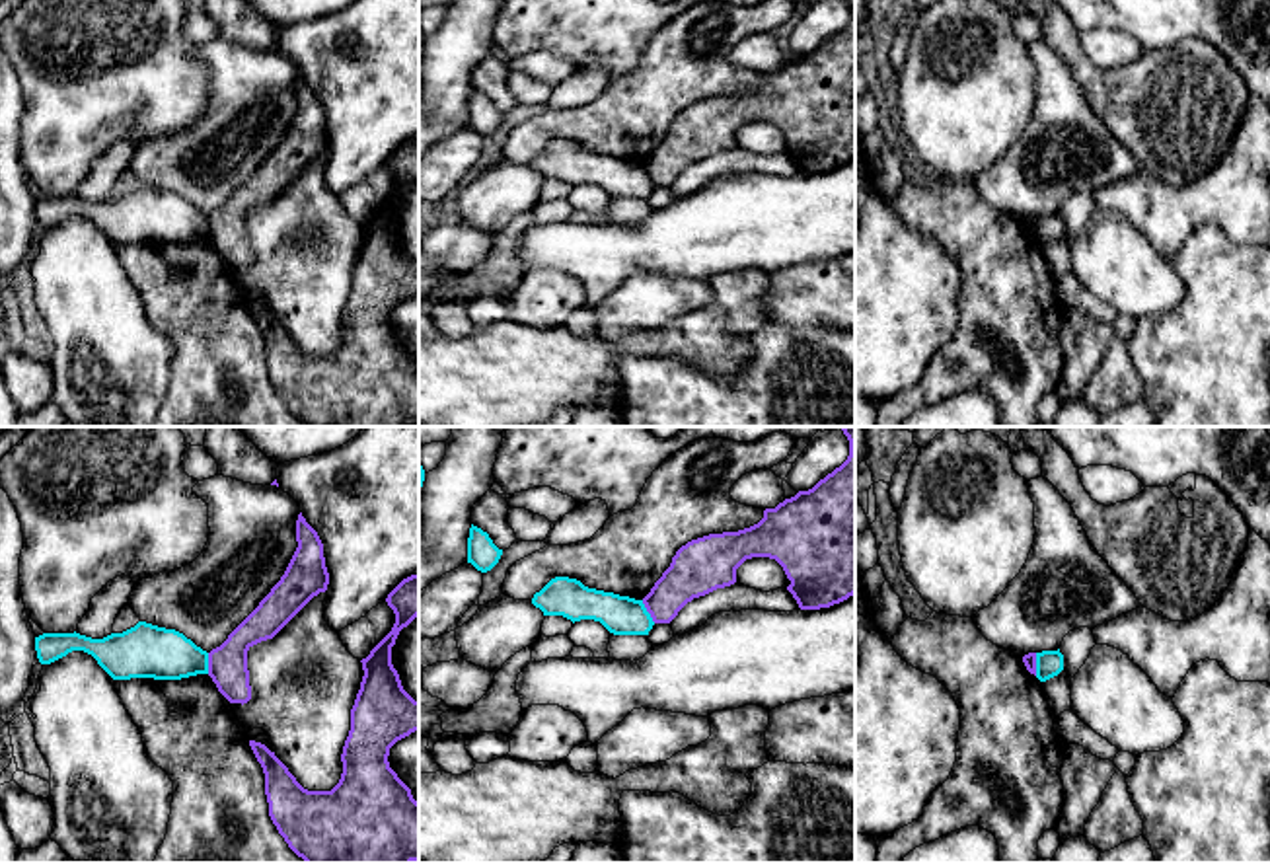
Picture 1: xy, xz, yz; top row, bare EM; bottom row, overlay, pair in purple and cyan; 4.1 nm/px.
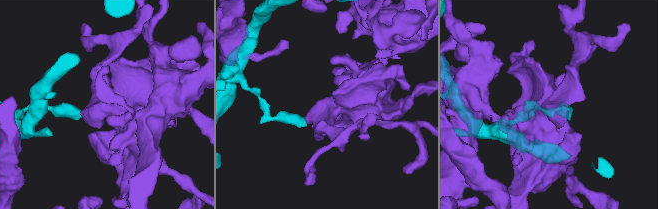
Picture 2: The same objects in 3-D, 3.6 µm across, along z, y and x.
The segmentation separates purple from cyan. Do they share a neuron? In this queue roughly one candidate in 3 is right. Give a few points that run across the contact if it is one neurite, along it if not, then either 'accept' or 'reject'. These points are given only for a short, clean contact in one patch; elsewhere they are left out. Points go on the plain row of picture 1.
xz (641, 164), (655, 186) | reject

